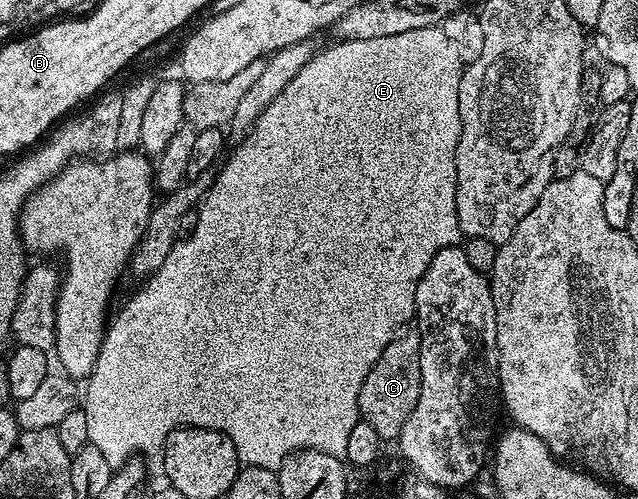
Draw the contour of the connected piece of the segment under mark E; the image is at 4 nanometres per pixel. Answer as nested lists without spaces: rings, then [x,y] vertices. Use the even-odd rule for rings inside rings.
[[[441,26],[416,28],[412,32],[400,32],[400,36],[376,36],[376,40],[338,40],[333,44],[335,46],[330,46],[327,50],[326,47],[319,49],[314,58],[308,60],[308,64],[304,64],[304,68],[300,68],[300,72],[296,72],[296,80],[292,80],[292,84],[288,84],[288,88],[284,88],[284,92],[280,92],[280,96],[276,96],[276,100],[272,100],[272,104],[268,104],[268,108],[264,108],[260,120],[256,120],[250,133],[235,145],[238,147],[231,152],[230,159],[228,159],[228,154],[225,161],[221,163],[222,171],[218,175],[216,173],[213,175],[210,189],[206,191],[206,197],[197,205],[199,220],[196,228],[191,234],[185,235],[174,243],[174,250],[168,252],[168,260],[164,260],[164,264],[160,264],[158,271],[139,285],[142,287],[127,300],[126,307],[118,315],[115,313],[109,319],[106,334],[102,338],[102,347],[96,356],[96,364],[92,368],[90,377],[84,382],[84,409],[88,416],[90,445],[100,448],[104,460],[108,460],[111,471],[119,470],[129,458],[147,456],[146,454],[152,453],[153,450],[154,453],[161,451],[168,436],[181,426],[208,428],[226,434],[228,440],[232,440],[238,453],[238,461],[242,466],[255,466],[277,471],[289,454],[295,454],[297,450],[304,449],[328,452],[328,456],[345,459],[348,436],[360,420],[358,401],[360,400],[360,384],[364,384],[364,376],[368,376],[368,372],[372,372],[372,364],[376,364],[376,360],[380,360],[380,352],[384,352],[384,348],[388,348],[391,340],[404,329],[409,323],[406,321],[409,318],[411,321],[415,317],[416,284],[420,280],[420,276],[424,276],[428,264],[432,264],[432,258],[436,256],[436,252],[449,246],[457,246],[463,241],[464,235],[456,216],[456,148],[460,144],[460,132],[462,131],[458,97],[460,96],[460,80],[464,64],[460,60],[460,56],[456,56],[452,43],[444,37]]]

